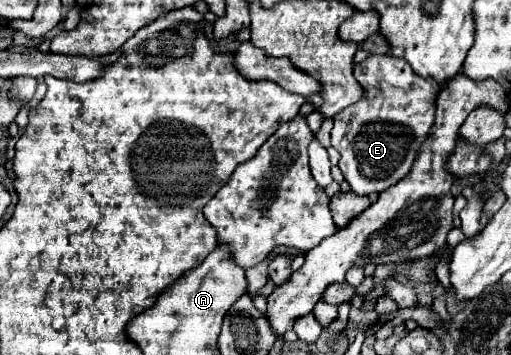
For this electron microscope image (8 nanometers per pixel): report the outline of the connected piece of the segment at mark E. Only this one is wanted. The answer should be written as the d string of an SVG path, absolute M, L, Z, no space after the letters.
M369 55L363 63L355 65L353 73L355 73L355 79L361 83L365 95L359 103L343 109L343 113L333 117L331 145L341 153L339 169L345 181L351 185L351 191L359 195L371 195L371 193L381 193L389 189L409 173L417 157L417 151L423 139L427 137L427 131L433 125L437 91L433 91L433 79L423 79L419 75L413 75L413 69L409 67L409 63L393 55Z

